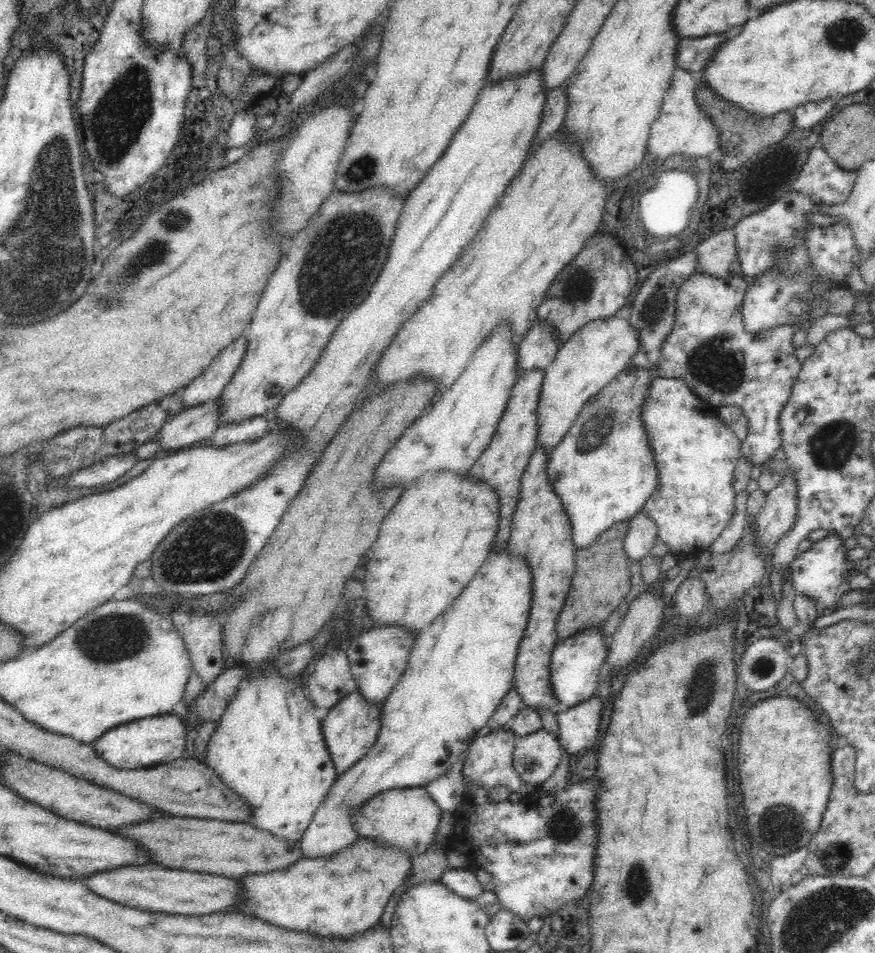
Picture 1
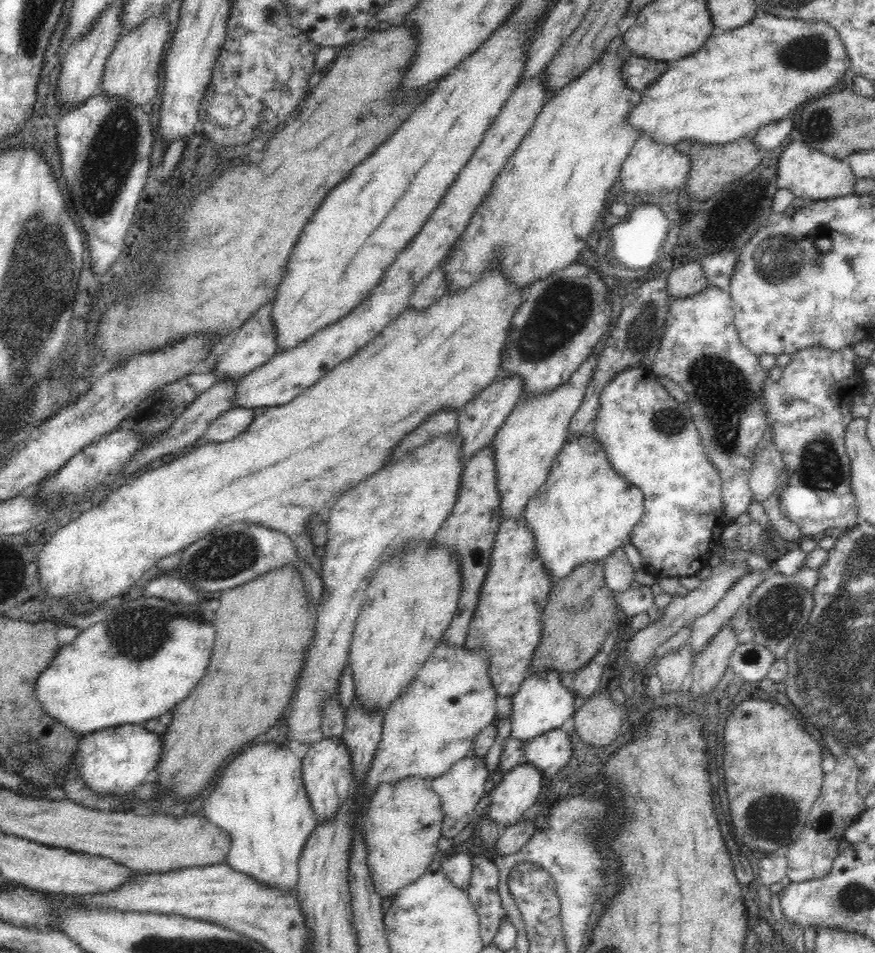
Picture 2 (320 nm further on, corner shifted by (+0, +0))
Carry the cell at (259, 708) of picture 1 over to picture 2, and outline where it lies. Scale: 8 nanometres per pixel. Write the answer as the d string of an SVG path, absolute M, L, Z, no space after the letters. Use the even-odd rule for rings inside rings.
M271 743L252 744L244 747L228 762L228 766L224 768L224 774L220 772L214 790L212 790L210 796L204 800L204 814L206 814L206 818L208 818L210 822L214 822L218 828L222 828L222 830L226 830L226 832L230 834L230 844L232 844L232 846L228 846L228 854L226 854L226 858L224 858L224 863L236 870L236 872L256 879L256 881L264 883L264 885L268 887L280 889L280 891L284 891L284 893L296 892L299 877L299 858L304 850L304 845L308 837L315 831L316 825L319 823L316 821L316 815L312 814L312 805L310 805L310 801L308 801L308 795L304 792L304 783L302 783L300 778L302 778L302 763L296 758L296 754L294 754L288 746Z

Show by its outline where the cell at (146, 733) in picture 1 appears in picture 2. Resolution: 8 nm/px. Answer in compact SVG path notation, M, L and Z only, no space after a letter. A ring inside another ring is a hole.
M140 723L123 724L96 730L84 735L77 746L74 763L80 779L84 781L84 785L88 789L92 789L98 797L124 795L126 792L133 792L136 786L140 786L146 780L148 773L155 768L156 762L160 760L161 750L161 735L144 729Z

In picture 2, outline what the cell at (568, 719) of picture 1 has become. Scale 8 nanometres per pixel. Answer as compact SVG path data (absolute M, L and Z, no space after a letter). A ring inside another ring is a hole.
M560 728L549 730L532 741L523 744L522 761L540 770L544 780L552 780L559 769L564 768L572 756L572 746L568 732Z

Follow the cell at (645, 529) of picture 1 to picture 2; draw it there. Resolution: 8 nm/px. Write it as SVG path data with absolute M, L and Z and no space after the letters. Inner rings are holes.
M622 547L617 548L609 557L602 560L604 582L612 593L622 593L630 588L634 580L634 570Z

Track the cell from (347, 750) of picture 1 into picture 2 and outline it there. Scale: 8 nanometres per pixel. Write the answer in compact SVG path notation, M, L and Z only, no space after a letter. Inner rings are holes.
M320 738L308 747L308 752L303 758L302 778L304 792L308 795L308 801L312 805L312 814L316 815L316 821L329 821L345 805L350 797L352 784L352 765L348 757L348 749L342 740L329 740Z

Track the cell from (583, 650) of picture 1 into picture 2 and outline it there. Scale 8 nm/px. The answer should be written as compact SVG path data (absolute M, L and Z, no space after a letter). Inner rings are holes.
M535 671L520 684L520 688L511 696L510 738L521 744L532 741L549 730L560 728L574 713L574 693L562 686L560 675L556 671Z

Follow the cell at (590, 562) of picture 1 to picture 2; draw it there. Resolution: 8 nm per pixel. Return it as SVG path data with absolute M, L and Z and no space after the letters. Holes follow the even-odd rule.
M602 562L584 563L576 567L567 577L554 581L548 596L548 603L545 605L541 616L542 634L538 646L532 654L530 666L528 666L528 670L532 670L529 674L535 673L535 671L547 670L556 671L561 676L564 672L576 672L590 662L600 650L604 639L618 622L619 616L616 612L614 596L615 594L605 585Z

